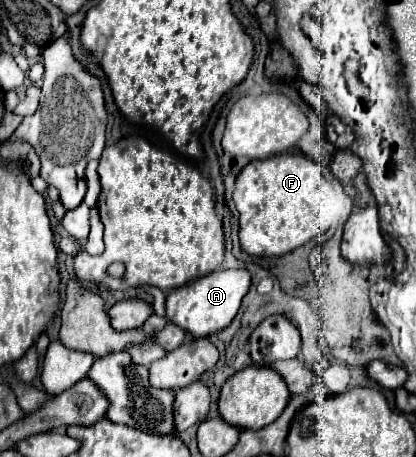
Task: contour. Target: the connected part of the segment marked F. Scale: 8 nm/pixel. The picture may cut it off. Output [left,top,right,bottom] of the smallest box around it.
[233,155,349,257]

